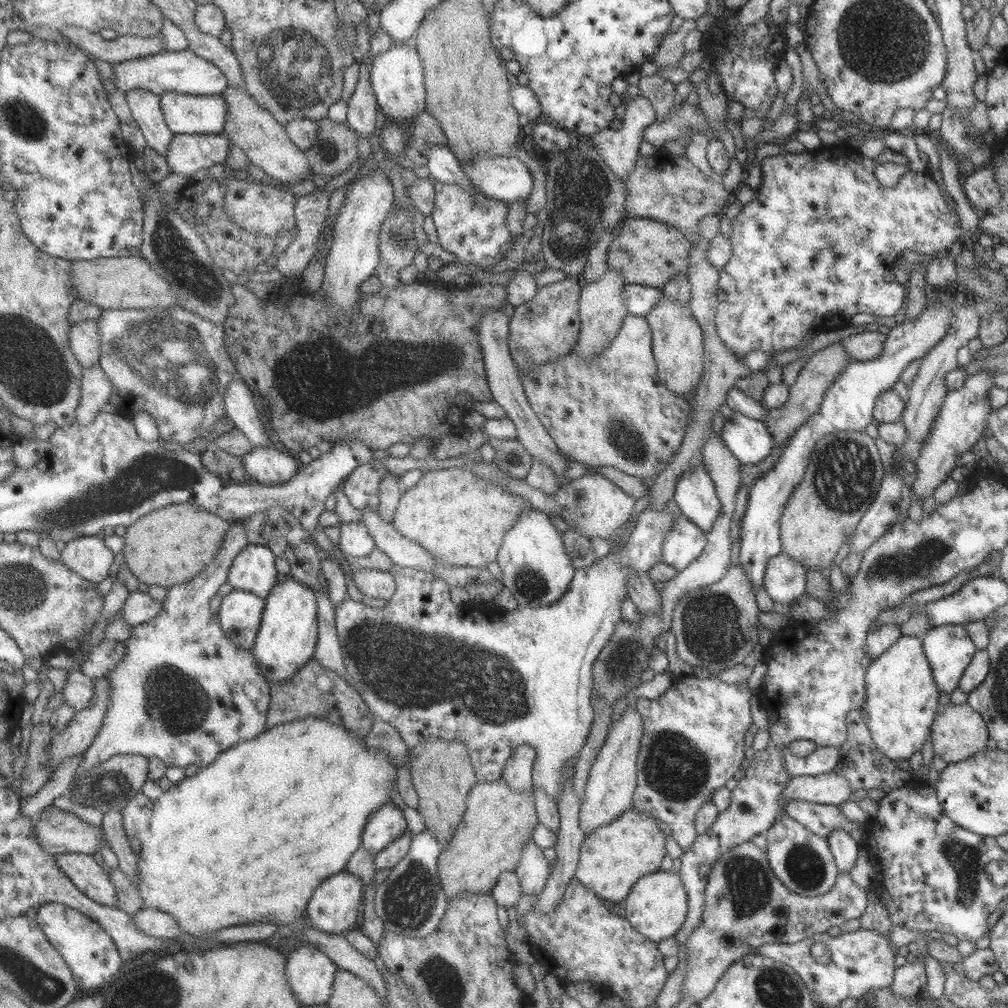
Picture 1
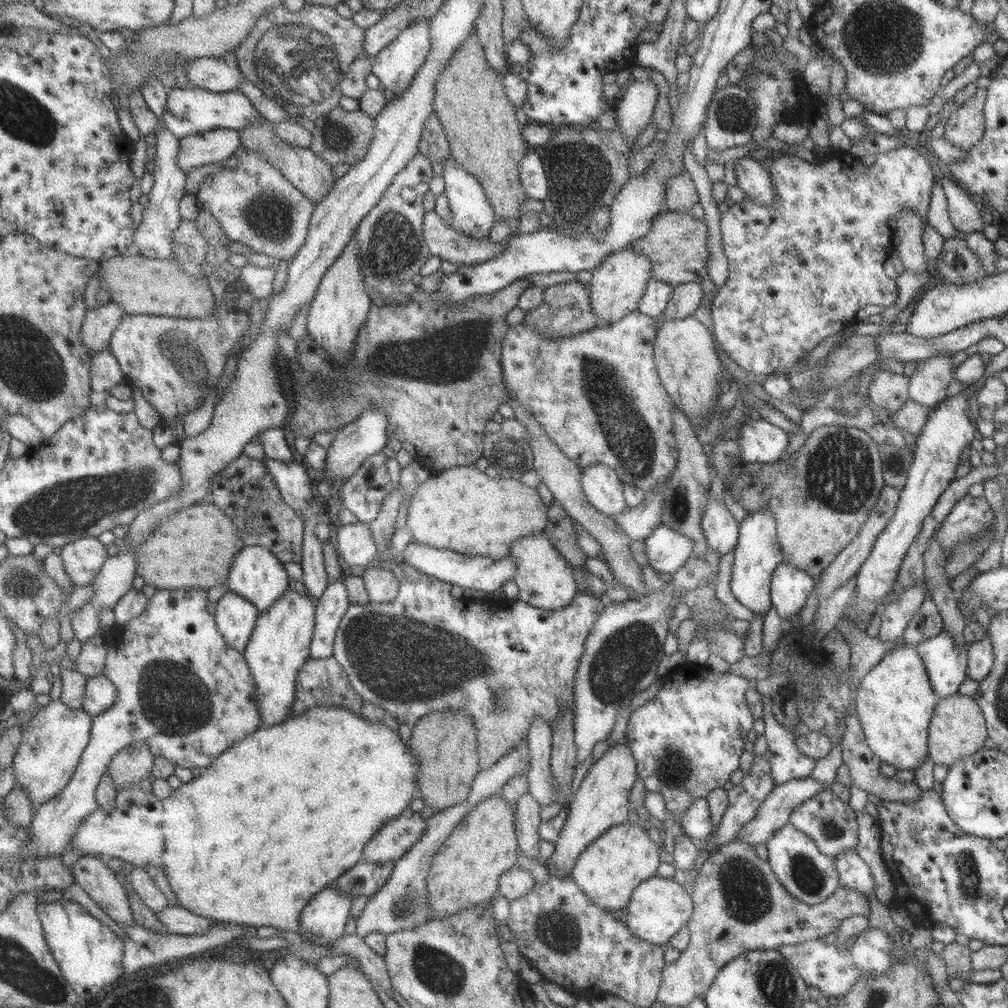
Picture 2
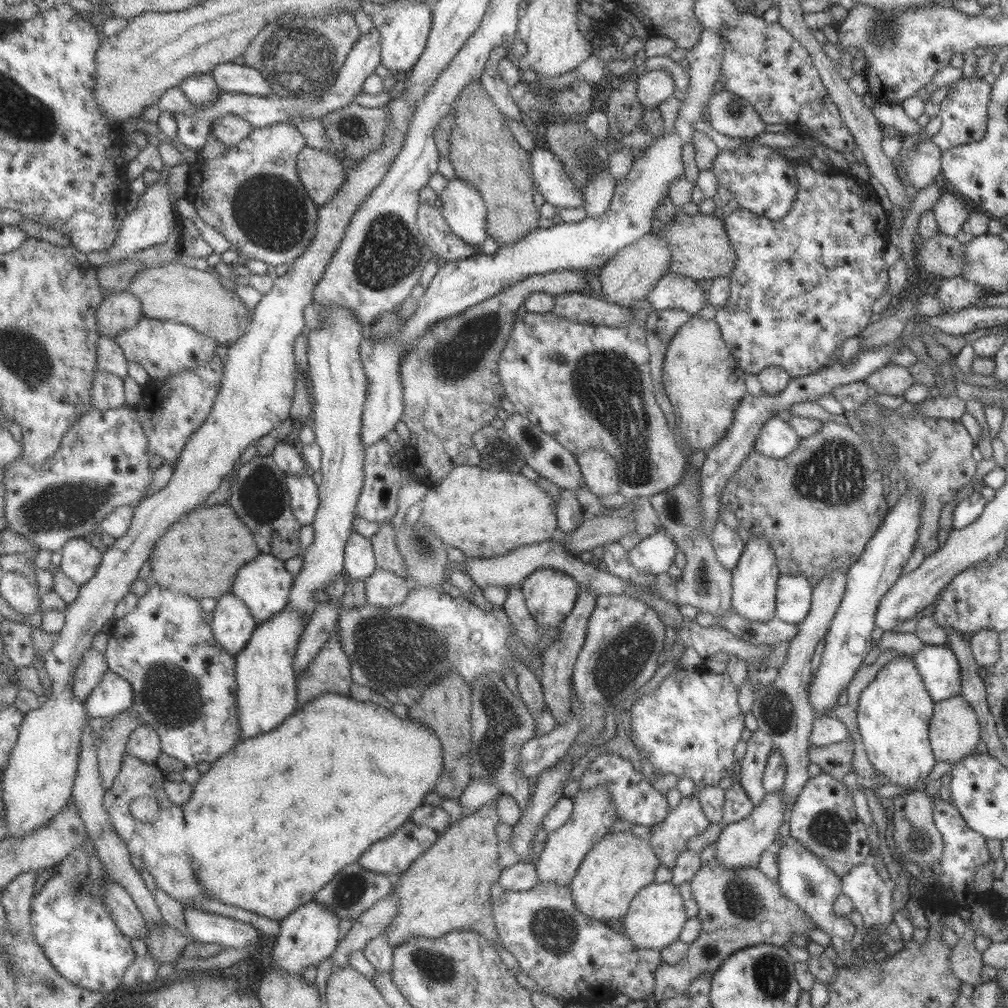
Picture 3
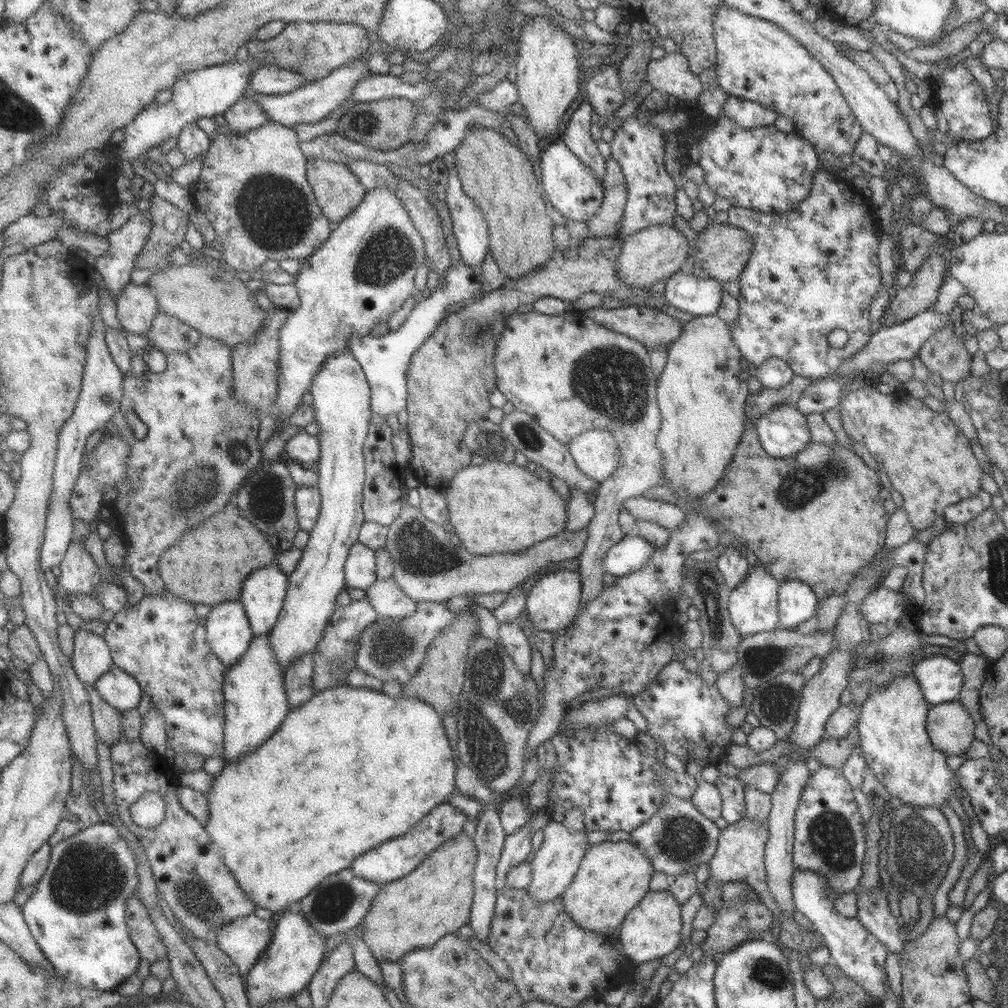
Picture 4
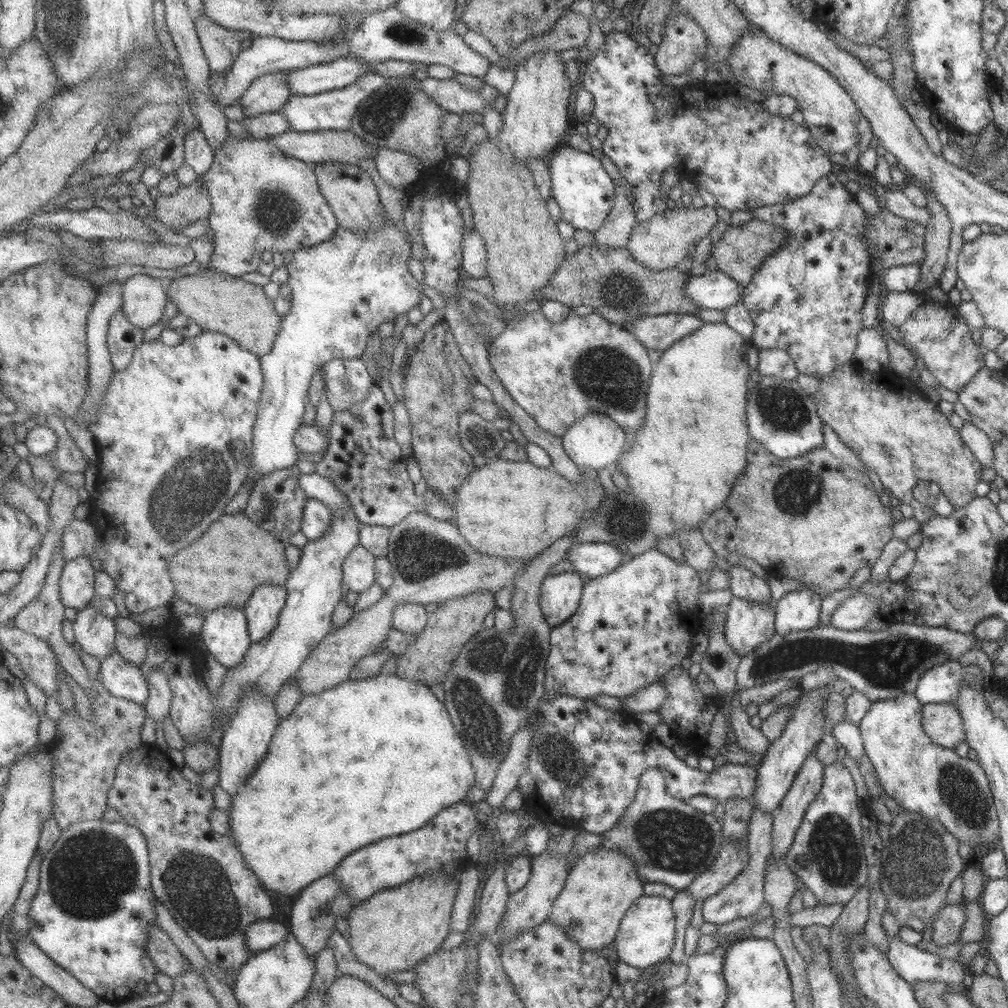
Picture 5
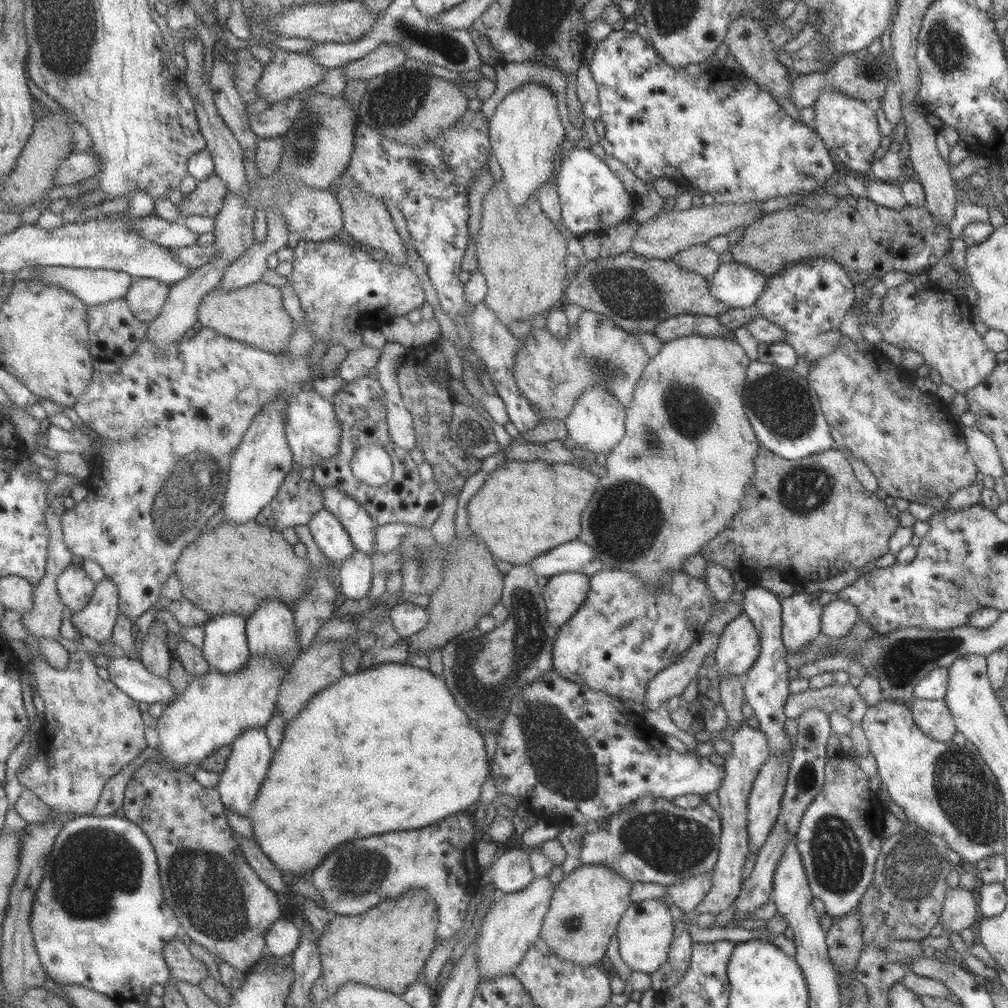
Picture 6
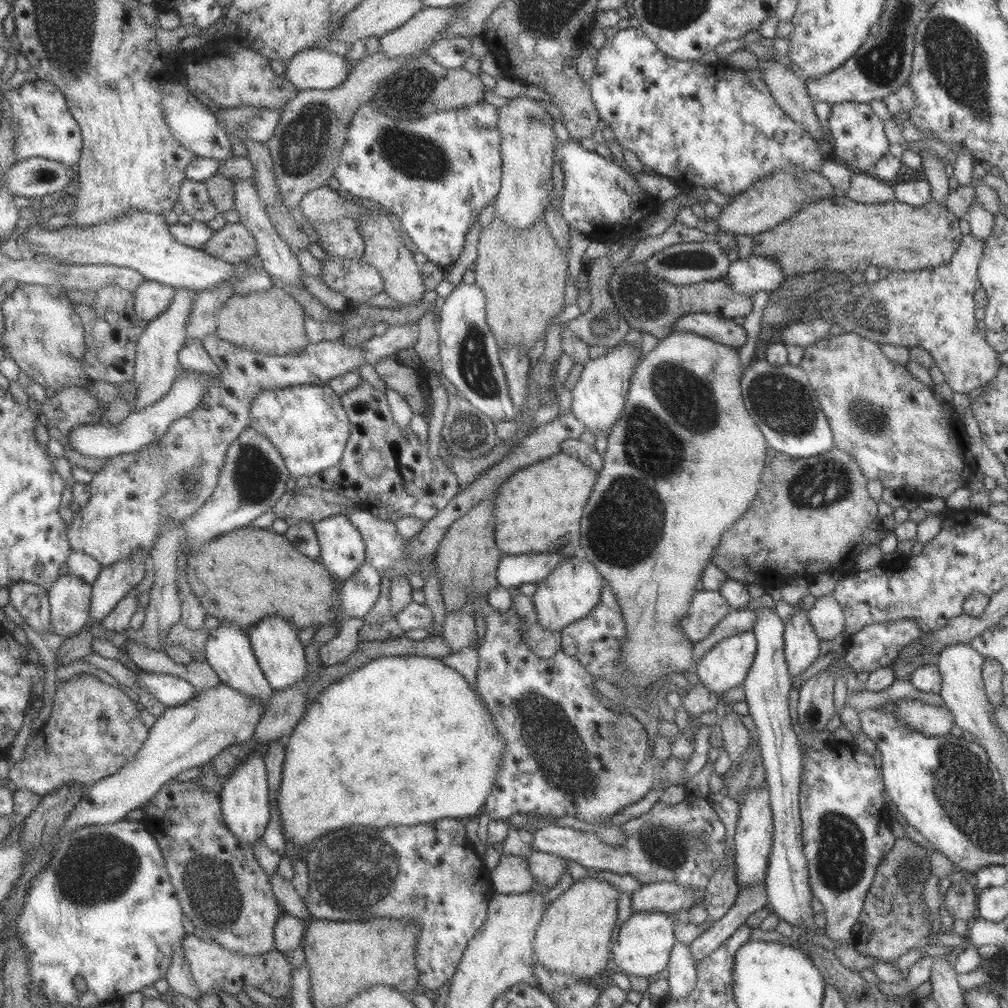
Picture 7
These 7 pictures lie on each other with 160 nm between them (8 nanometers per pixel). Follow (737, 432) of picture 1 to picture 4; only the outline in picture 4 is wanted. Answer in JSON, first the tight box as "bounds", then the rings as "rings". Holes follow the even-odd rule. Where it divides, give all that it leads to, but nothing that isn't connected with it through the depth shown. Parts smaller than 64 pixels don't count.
{"bounds":[755,402,812,458],"rings":[[[782,402],[760,416],[755,424],[761,448],[773,458],[791,457],[812,440],[805,417],[796,408],[795,402]]]}

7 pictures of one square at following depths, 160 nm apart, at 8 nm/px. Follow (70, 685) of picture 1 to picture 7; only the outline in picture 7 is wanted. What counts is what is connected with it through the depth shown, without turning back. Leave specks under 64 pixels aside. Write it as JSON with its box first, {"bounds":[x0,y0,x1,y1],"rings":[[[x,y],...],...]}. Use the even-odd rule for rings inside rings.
{"bounds":[138,671,199,708],"rings":[[[151,671],[139,673],[138,684],[143,692],[149,692],[167,708],[189,702],[199,691],[185,678]]]}

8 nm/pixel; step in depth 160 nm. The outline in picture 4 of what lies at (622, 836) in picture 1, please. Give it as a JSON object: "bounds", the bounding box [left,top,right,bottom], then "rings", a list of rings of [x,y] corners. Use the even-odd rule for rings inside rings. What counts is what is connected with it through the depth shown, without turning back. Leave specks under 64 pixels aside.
{"bounds":[559,840,654,936],"rings":[[[604,840],[588,845],[577,872],[572,878],[571,884],[559,896],[566,913],[581,928],[608,936],[620,926],[625,915],[644,897],[649,890],[649,879],[654,872],[651,861],[644,856],[642,850],[629,841]]]}

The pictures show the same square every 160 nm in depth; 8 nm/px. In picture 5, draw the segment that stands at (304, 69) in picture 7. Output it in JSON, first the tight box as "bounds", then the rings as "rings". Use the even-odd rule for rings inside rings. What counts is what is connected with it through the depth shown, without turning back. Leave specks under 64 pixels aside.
{"bounds":[242,71,293,118],"rings":[[[278,71],[258,78],[251,84],[242,97],[242,112],[248,118],[261,114],[283,112],[293,93],[287,83],[285,74],[289,71]]]}

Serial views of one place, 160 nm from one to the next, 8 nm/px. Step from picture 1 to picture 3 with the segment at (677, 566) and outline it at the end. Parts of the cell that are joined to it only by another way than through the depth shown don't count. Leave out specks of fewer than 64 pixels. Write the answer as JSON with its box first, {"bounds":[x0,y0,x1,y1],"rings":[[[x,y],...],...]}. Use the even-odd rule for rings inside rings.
{"bounds":[626,529,678,578],"rings":[[[661,529],[651,536],[639,540],[631,550],[626,552],[629,564],[639,572],[649,572],[661,578],[666,575],[669,566],[673,564],[673,556],[678,552],[671,537],[665,536]]]}

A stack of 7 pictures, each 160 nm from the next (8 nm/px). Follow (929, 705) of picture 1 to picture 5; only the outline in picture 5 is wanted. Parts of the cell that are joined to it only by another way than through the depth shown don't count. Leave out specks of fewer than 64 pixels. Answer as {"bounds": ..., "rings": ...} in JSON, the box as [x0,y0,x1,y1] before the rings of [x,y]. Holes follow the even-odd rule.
{"bounds":[859,693,998,847],"rings":[[[903,693],[895,698],[872,701],[871,706],[859,721],[864,754],[875,770],[876,778],[885,797],[892,798],[901,809],[919,813],[938,820],[958,842],[967,842],[969,847],[997,847],[998,820],[989,782],[979,763],[967,757],[959,757],[953,749],[947,750],[930,741],[921,724],[922,704],[914,693]]]}

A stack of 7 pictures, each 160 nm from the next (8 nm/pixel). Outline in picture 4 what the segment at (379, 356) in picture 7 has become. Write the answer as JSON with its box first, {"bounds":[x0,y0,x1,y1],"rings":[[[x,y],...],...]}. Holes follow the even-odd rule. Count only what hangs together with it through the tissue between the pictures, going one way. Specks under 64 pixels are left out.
{"bounds":[269,351,373,670],"rings":[[[339,351],[324,362],[323,368],[314,378],[309,397],[314,401],[316,424],[320,427],[318,437],[321,456],[318,462],[320,473],[318,487],[322,494],[322,510],[318,525],[310,533],[310,542],[304,550],[299,567],[289,576],[290,585],[281,616],[278,624],[269,634],[273,650],[278,654],[278,659],[285,670],[290,667],[291,661],[298,659],[301,655],[314,654],[319,642],[322,642],[327,623],[338,607],[337,596],[346,589],[345,583],[348,585],[346,564],[350,557],[350,549],[360,541],[361,530],[366,521],[363,509],[363,491],[367,480],[365,448],[373,414],[372,388],[362,364],[351,351]]]}

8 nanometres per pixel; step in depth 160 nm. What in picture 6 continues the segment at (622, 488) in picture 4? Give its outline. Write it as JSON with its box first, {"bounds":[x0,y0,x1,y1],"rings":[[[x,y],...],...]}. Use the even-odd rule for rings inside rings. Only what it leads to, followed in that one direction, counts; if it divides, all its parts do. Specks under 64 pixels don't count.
{"bounds":[512,310,649,421],"rings":[[[584,310],[578,316],[575,327],[568,328],[564,339],[556,339],[547,329],[531,327],[516,346],[512,358],[512,377],[520,394],[537,411],[542,421],[564,421],[575,401],[592,386],[608,390],[623,408],[627,408],[633,400],[633,391],[649,359],[637,336],[615,326],[610,318],[602,314]]]}

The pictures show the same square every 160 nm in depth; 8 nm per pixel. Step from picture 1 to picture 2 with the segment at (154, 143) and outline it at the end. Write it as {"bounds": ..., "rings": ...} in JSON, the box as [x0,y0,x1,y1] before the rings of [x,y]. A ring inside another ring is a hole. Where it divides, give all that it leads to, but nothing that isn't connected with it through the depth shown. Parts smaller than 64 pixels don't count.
{"bounds":[135,124,187,259],"rings":[[[157,124],[154,129],[156,137],[157,158],[154,161],[155,168],[153,170],[154,185],[148,194],[149,203],[143,210],[143,219],[138,225],[138,232],[135,235],[135,244],[140,249],[143,256],[156,259],[169,259],[173,254],[173,236],[174,232],[179,228],[181,221],[181,200],[185,196],[185,184],[187,184],[187,174],[178,166],[178,157],[180,154],[180,139],[175,136],[166,125]]]}

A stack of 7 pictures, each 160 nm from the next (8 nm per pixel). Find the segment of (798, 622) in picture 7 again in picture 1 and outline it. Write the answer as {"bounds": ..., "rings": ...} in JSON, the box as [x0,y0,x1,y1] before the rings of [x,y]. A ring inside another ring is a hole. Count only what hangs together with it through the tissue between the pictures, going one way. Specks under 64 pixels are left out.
{"bounds":[762,551,805,604],"rings":[[[781,551],[767,560],[762,588],[773,601],[789,604],[804,594],[805,584],[805,567],[794,558]]]}

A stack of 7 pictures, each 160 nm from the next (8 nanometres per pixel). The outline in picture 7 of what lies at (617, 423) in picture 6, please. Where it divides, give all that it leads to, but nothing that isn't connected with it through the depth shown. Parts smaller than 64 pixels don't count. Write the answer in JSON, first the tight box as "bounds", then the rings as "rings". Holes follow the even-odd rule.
{"bounds":[570,344,639,434],"rings":[[[622,344],[611,347],[606,355],[585,362],[579,380],[573,385],[571,392],[570,411],[583,423],[584,430],[608,434],[612,426],[622,415],[625,397],[630,385],[633,369],[637,366],[639,344]]]}

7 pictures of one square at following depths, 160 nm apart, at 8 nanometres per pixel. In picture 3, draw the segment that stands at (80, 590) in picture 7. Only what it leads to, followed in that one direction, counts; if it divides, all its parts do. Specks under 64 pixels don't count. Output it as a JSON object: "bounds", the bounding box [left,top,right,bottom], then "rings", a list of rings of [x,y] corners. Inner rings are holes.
{"bounds":[61,537,104,588],"rings":[[[83,537],[67,542],[62,552],[64,557],[61,569],[80,588],[87,585],[102,566],[104,553]]]}

